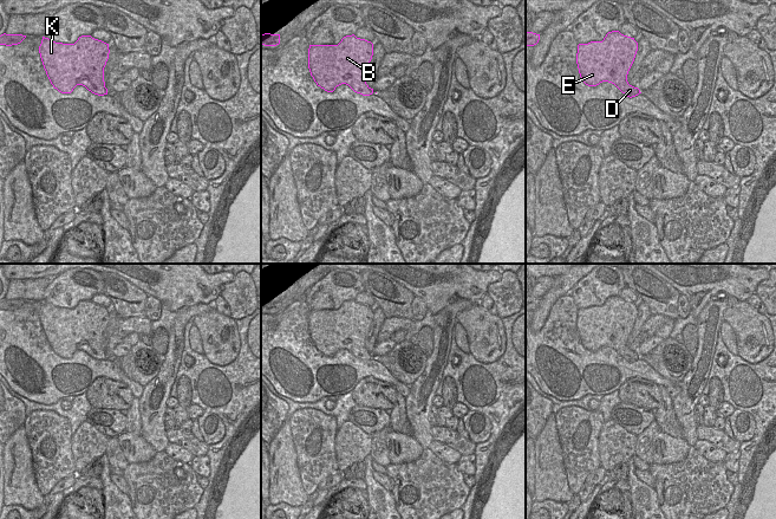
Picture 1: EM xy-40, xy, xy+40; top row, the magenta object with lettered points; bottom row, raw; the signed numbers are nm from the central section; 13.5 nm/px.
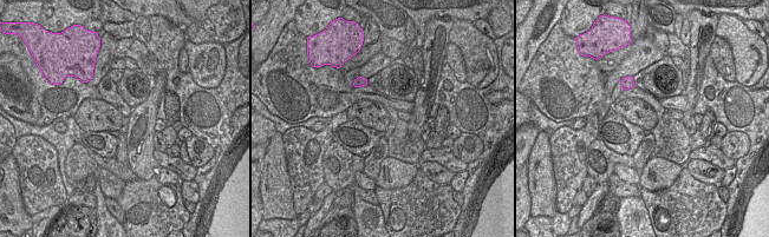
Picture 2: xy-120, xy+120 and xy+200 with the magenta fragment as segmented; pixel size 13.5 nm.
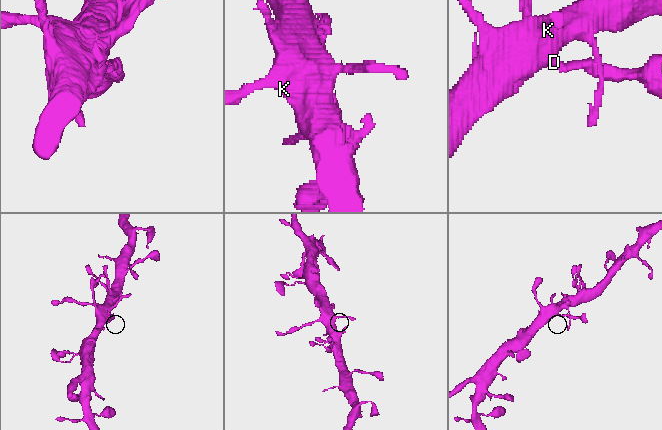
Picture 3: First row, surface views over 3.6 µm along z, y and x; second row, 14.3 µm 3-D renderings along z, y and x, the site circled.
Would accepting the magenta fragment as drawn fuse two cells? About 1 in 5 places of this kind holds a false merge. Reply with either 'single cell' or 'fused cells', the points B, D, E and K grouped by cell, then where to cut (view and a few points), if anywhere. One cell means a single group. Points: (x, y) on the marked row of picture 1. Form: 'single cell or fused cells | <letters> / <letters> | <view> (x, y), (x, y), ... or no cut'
single cell | B D E K | no cut

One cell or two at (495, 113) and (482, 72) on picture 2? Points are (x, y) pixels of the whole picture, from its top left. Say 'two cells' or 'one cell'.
two cells

